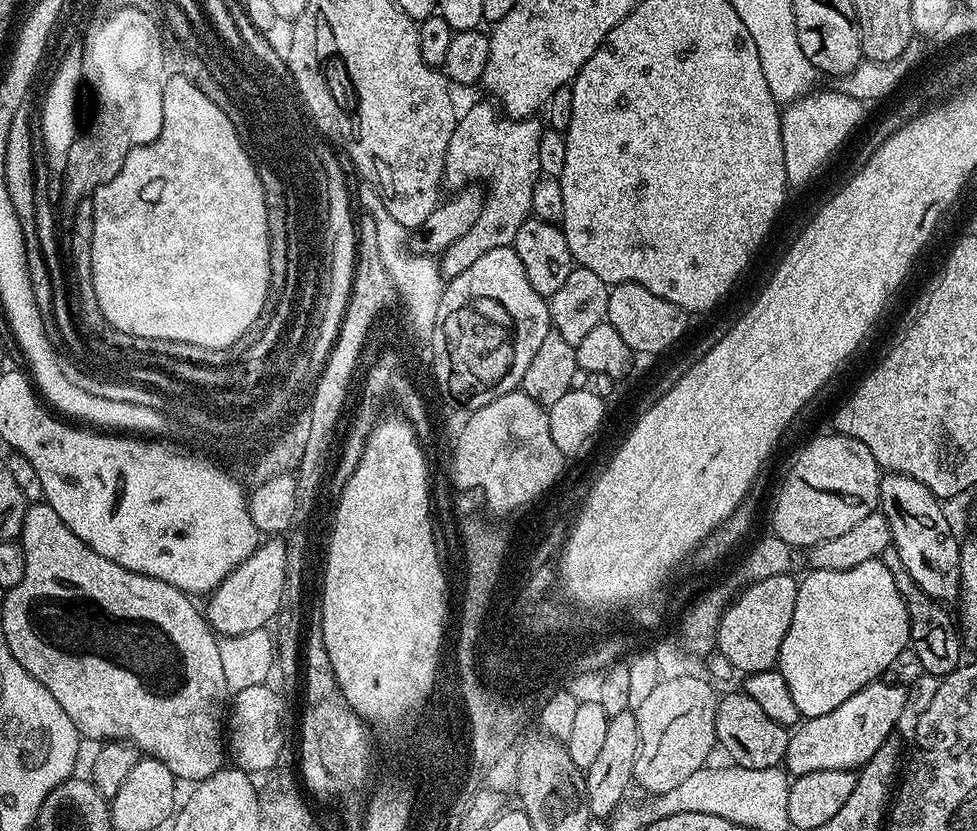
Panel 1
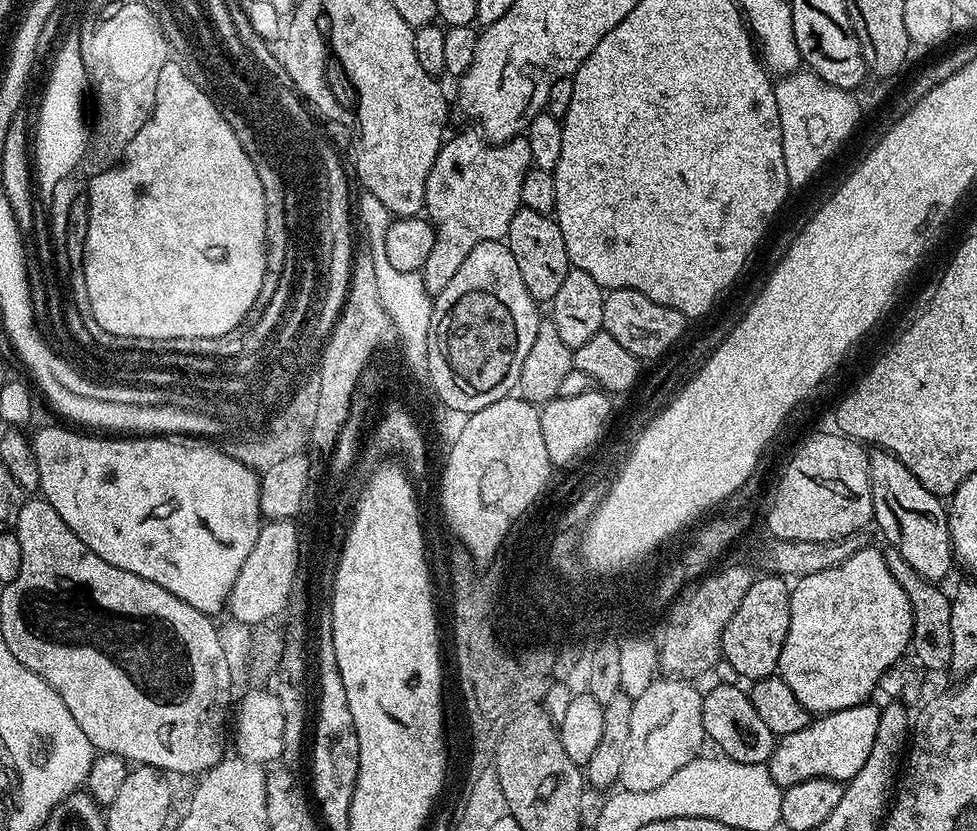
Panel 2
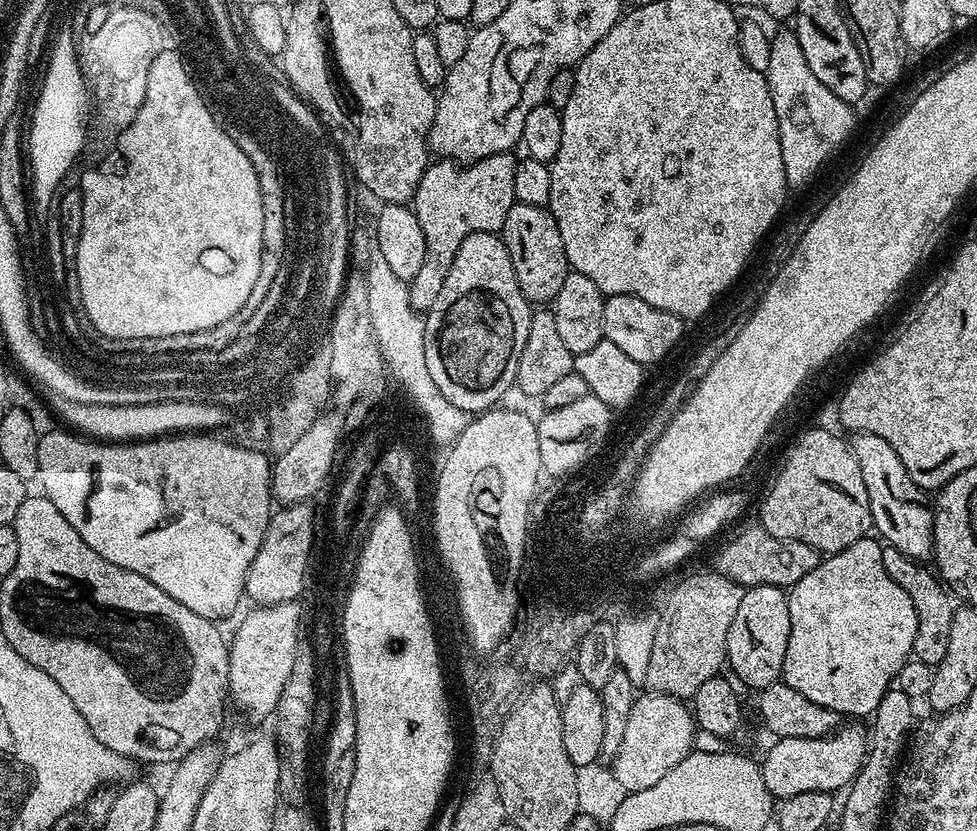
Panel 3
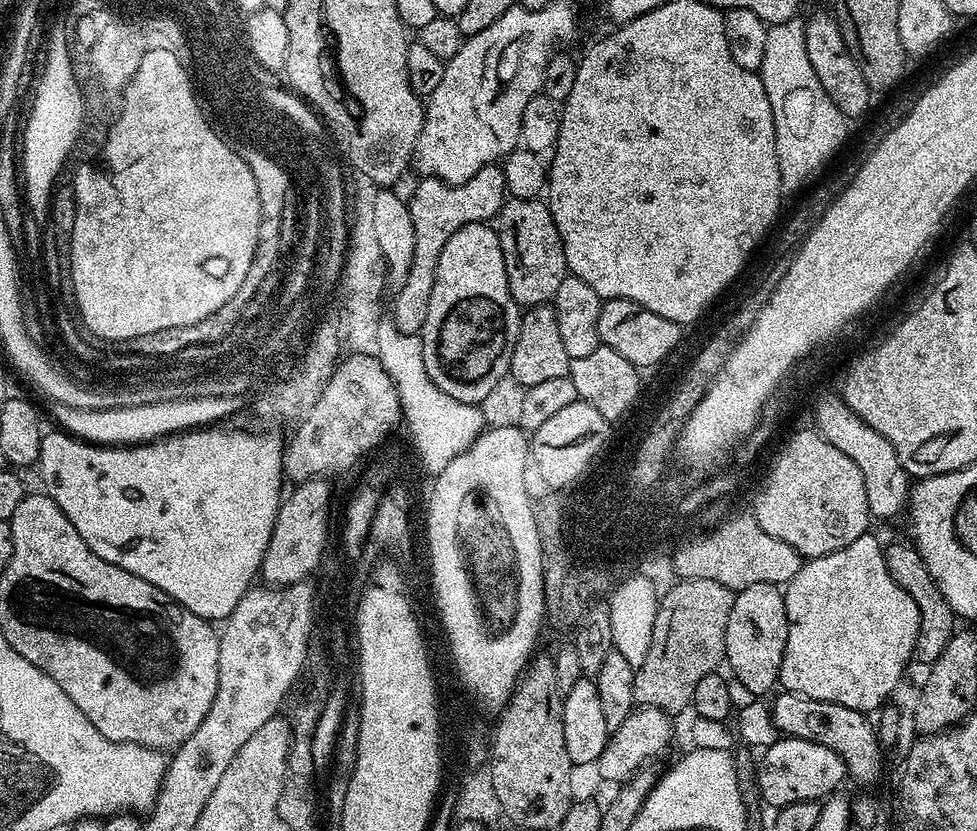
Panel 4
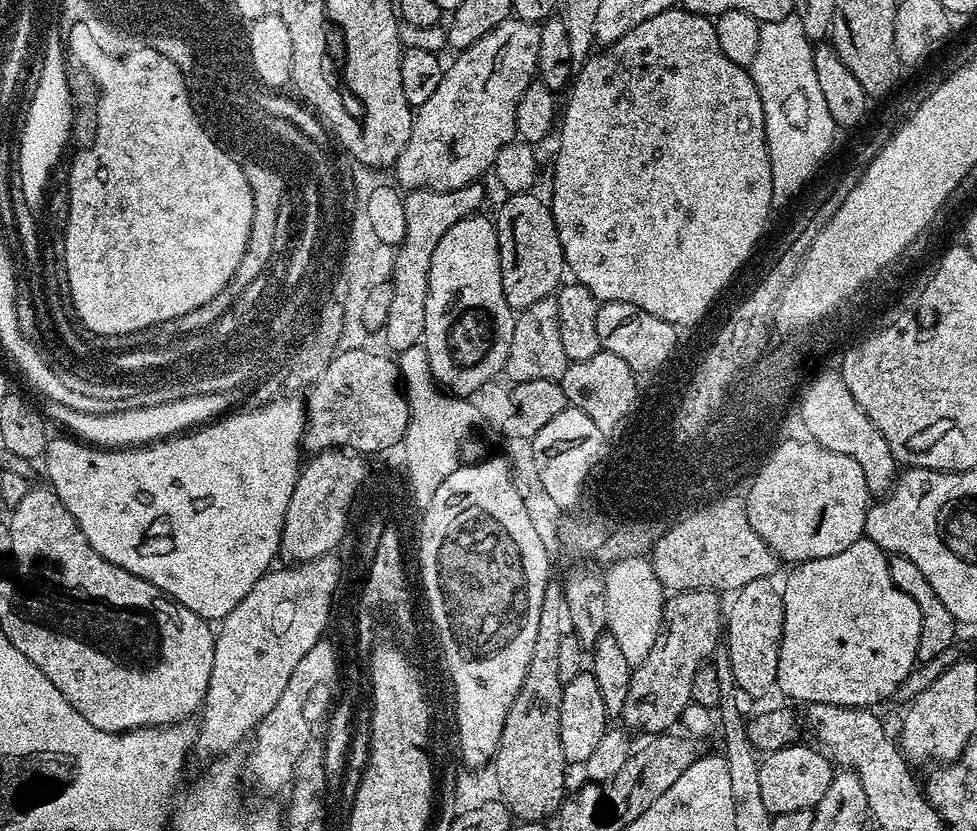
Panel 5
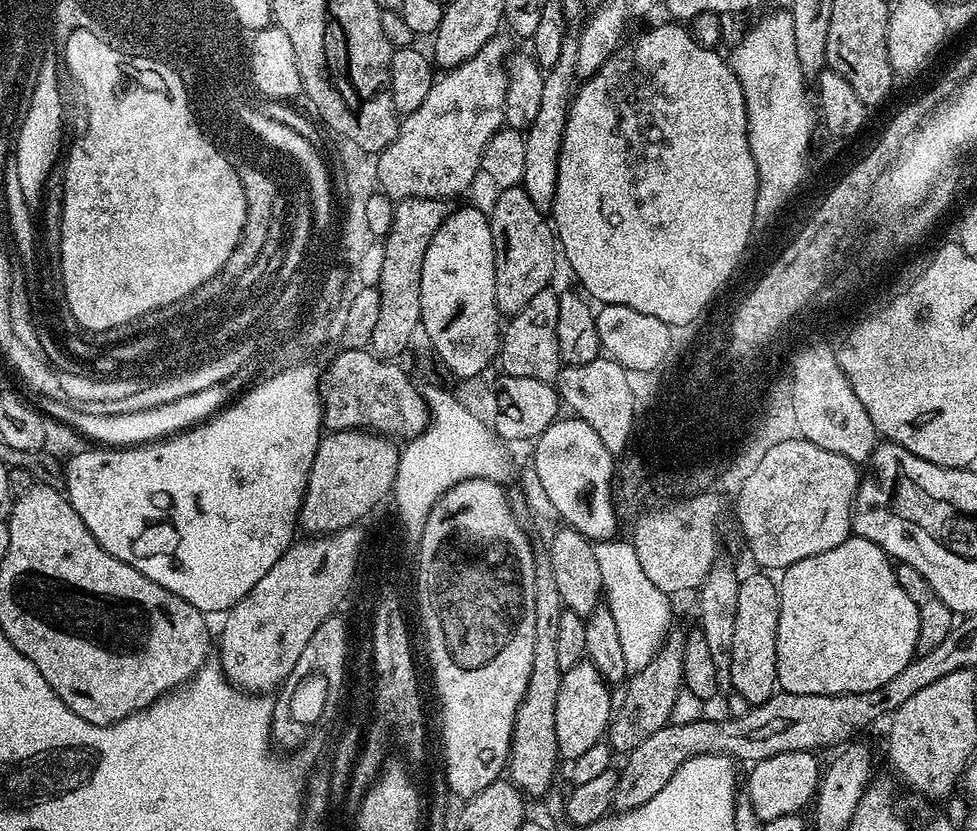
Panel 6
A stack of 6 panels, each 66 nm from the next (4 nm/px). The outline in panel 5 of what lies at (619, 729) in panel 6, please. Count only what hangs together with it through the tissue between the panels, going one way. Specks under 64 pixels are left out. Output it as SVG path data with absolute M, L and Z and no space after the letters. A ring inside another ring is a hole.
M706 588L674 592L665 599L658 638L654 638L654 646L650 646L650 654L646 654L646 658L642 658L642 662L633 667L630 690L626 694L622 720L625 720L623 723L633 733L636 731L648 732L644 734L664 734L675 729L672 728L675 724L677 727L681 723L686 706L692 703L694 674L705 667L706 661L713 655L722 640L722 604L720 608L719 599L721 600L721 597L715 591Z

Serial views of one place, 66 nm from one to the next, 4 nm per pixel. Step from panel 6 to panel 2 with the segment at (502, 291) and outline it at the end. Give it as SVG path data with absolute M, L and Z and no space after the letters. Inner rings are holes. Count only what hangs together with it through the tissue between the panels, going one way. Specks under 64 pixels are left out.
M522 206L514 214L514 222L510 222L506 243L510 254L514 254L514 262L518 262L526 290L536 301L550 302L554 294L558 294L570 267L566 242L562 242L562 230L555 219L549 214L538 214L538 210Z

